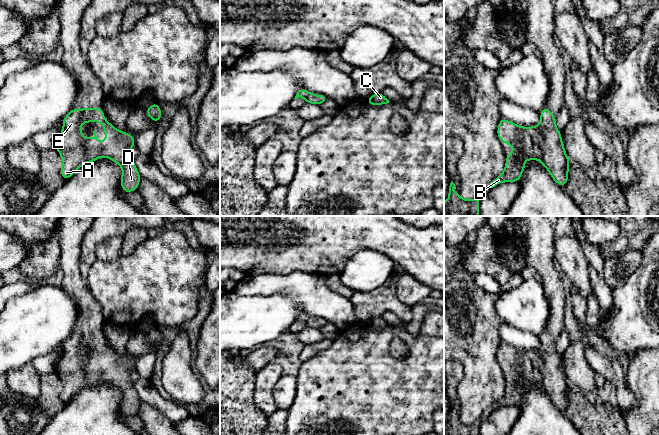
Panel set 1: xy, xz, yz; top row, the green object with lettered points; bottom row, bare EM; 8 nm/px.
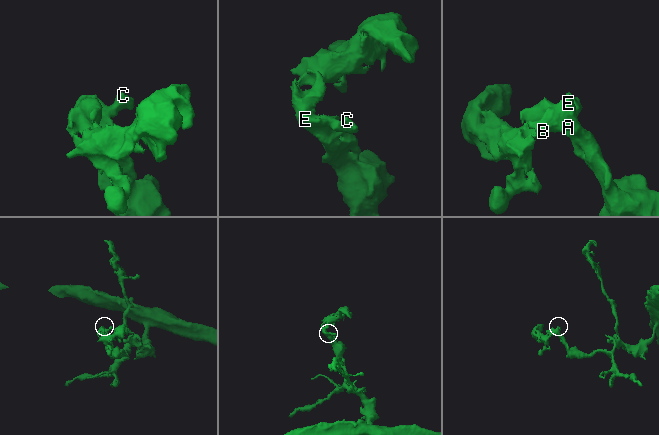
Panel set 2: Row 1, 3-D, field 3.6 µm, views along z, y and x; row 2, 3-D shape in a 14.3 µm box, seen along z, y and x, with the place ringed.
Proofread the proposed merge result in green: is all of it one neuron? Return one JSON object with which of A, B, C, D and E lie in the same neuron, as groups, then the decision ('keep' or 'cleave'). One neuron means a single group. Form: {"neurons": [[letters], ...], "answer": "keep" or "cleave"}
{"neurons": [["A", "B", "C", "D", "E"]], "answer": "keep"}

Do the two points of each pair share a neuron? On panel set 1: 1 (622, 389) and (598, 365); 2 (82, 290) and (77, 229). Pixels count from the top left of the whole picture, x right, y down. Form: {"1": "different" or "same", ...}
{"1": "same", "2": "same"}

